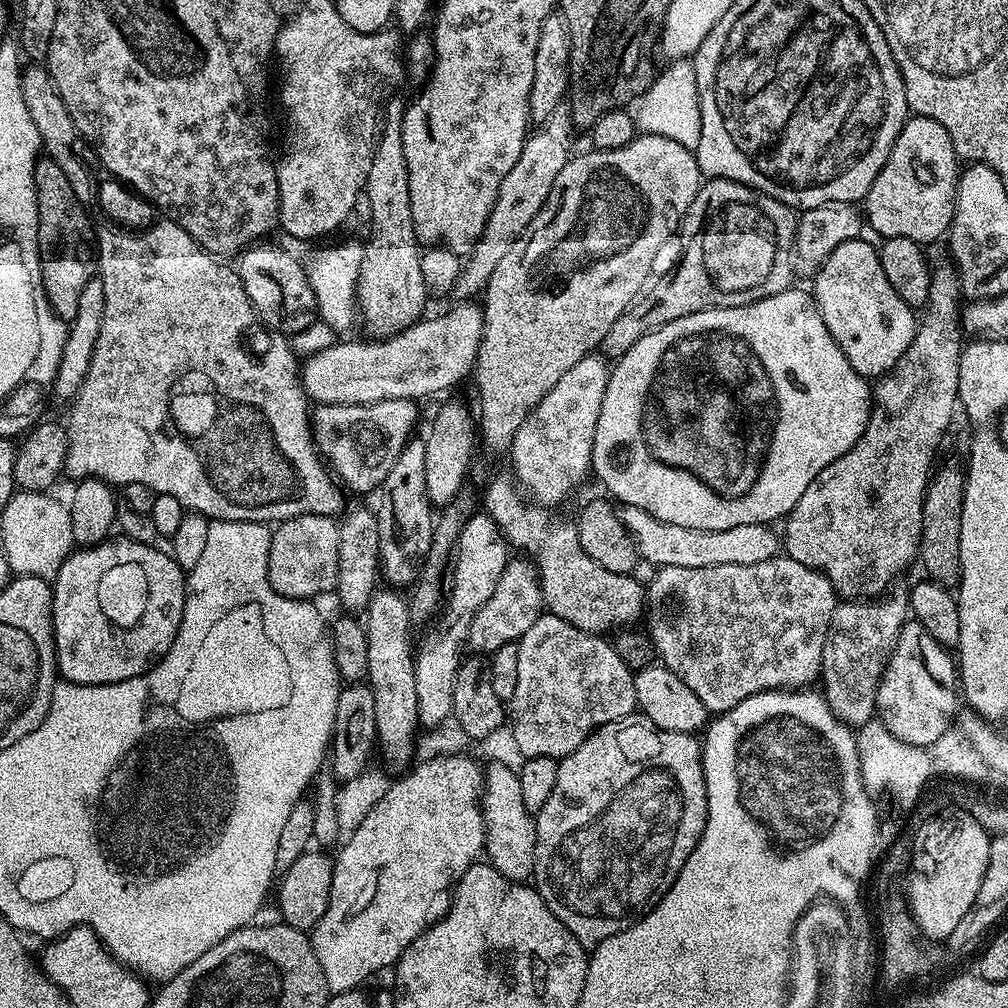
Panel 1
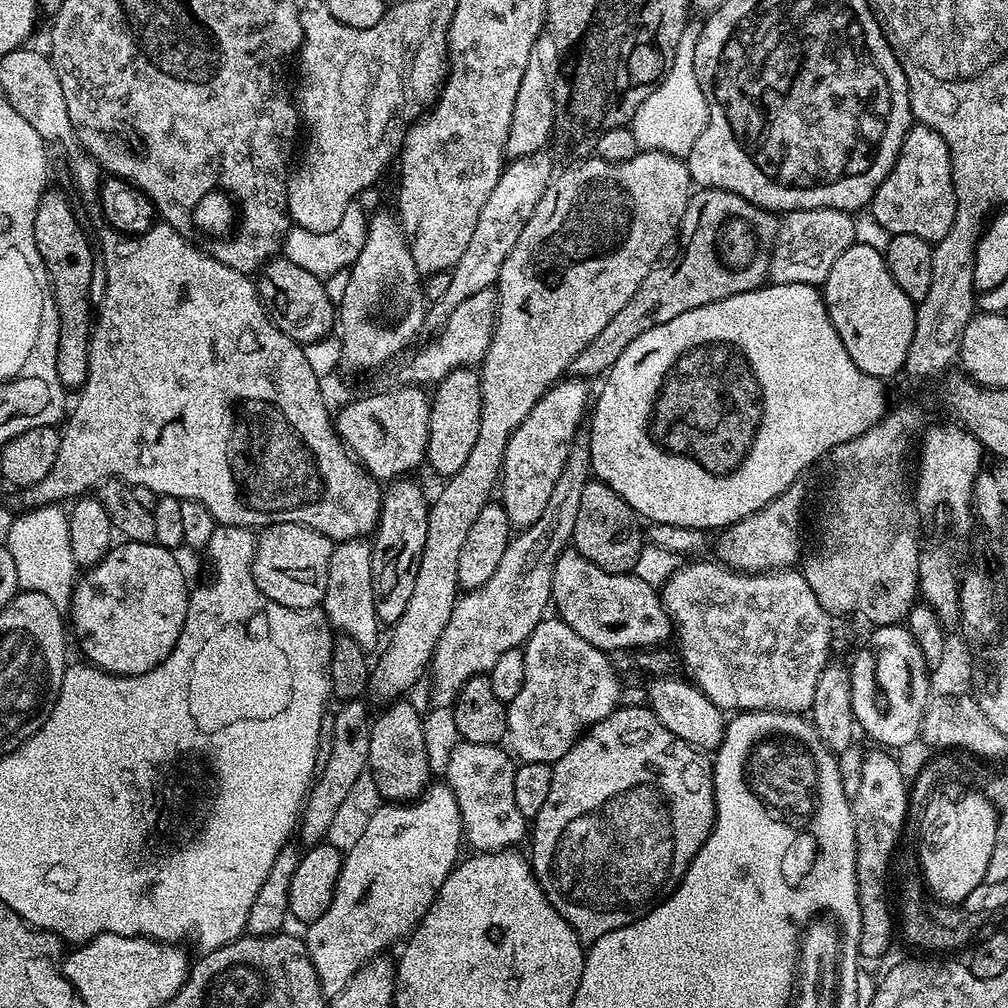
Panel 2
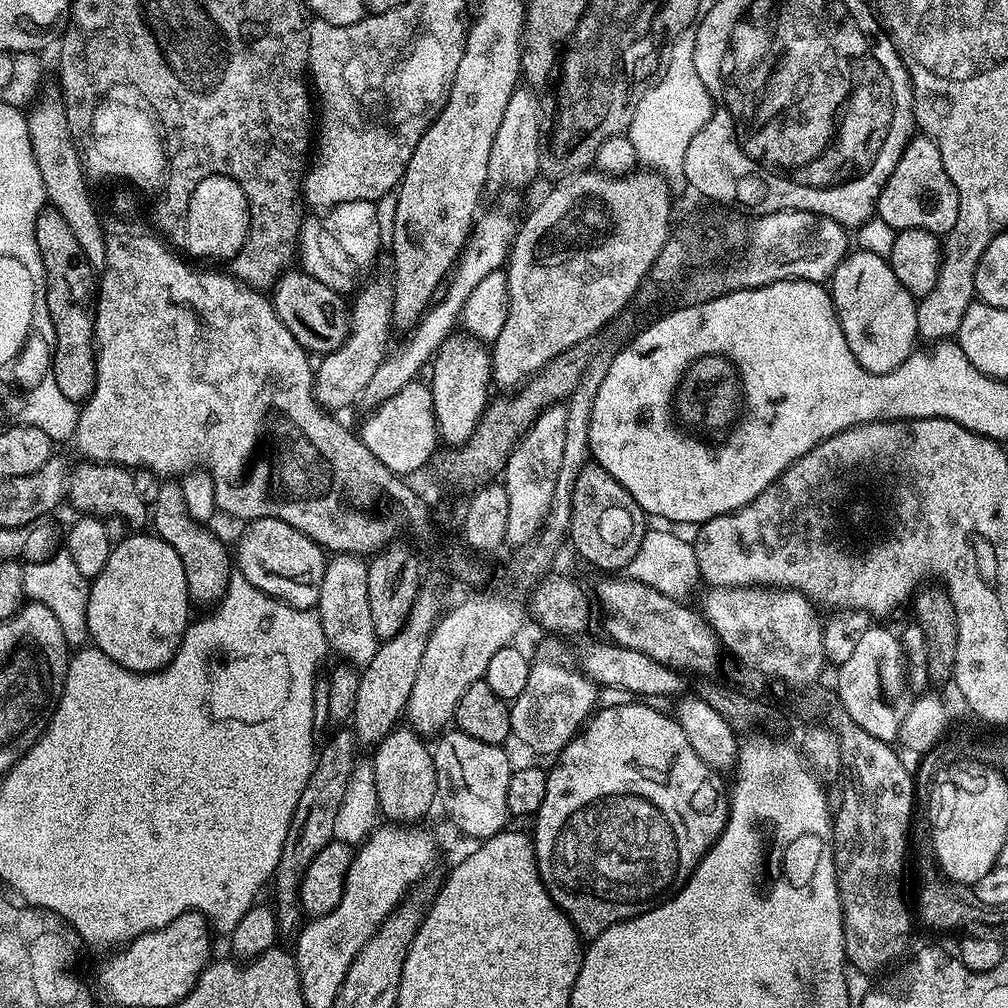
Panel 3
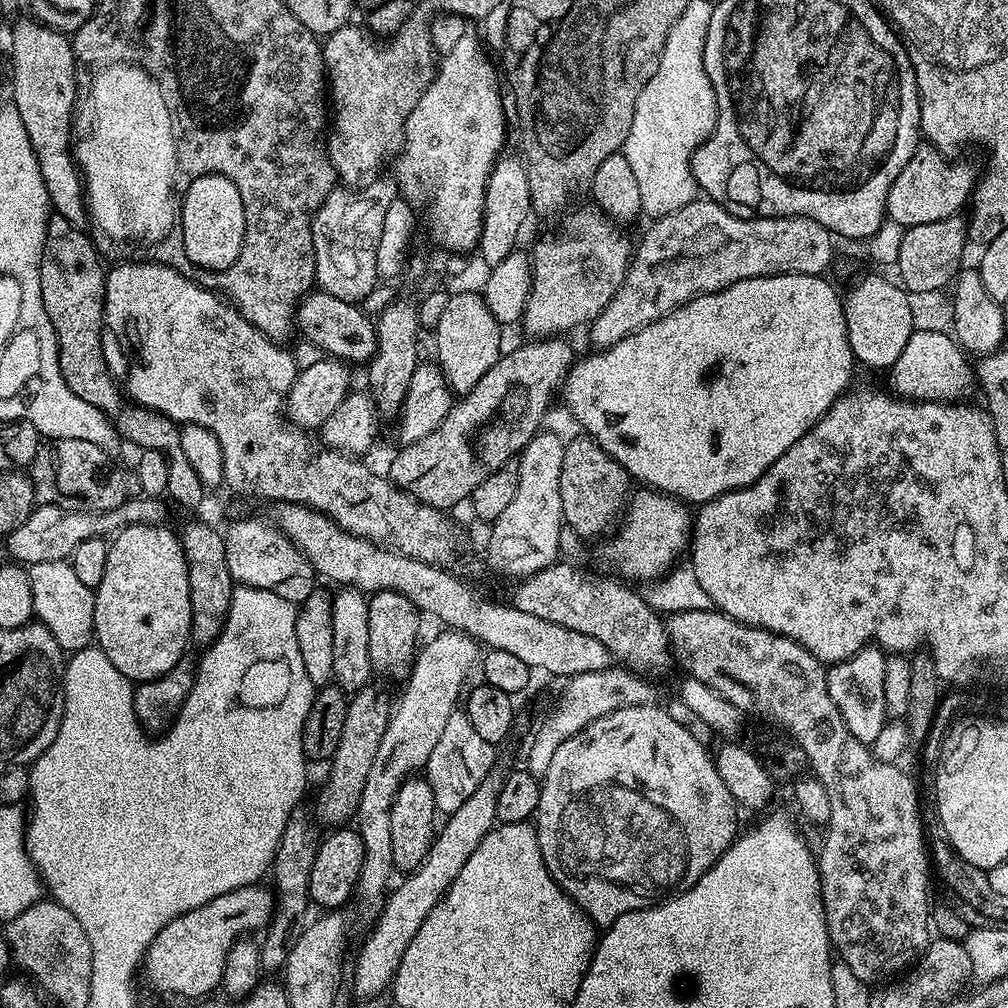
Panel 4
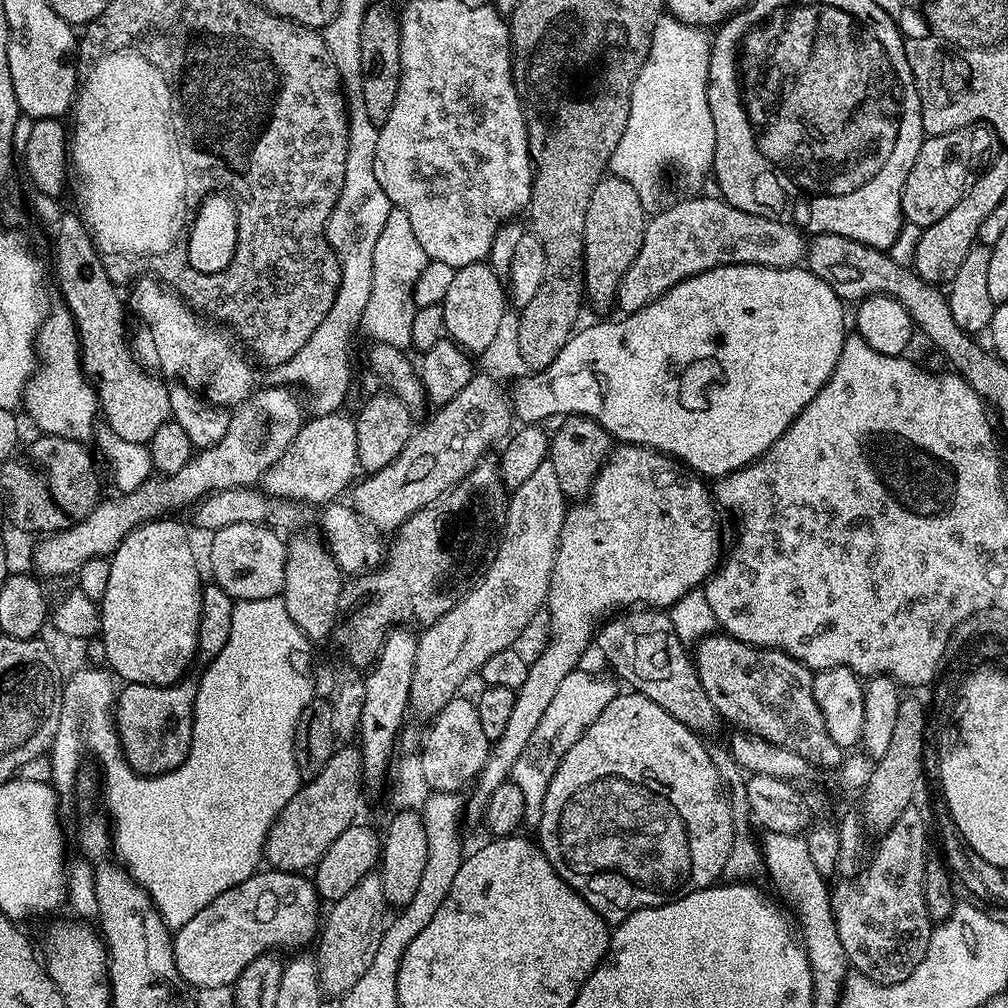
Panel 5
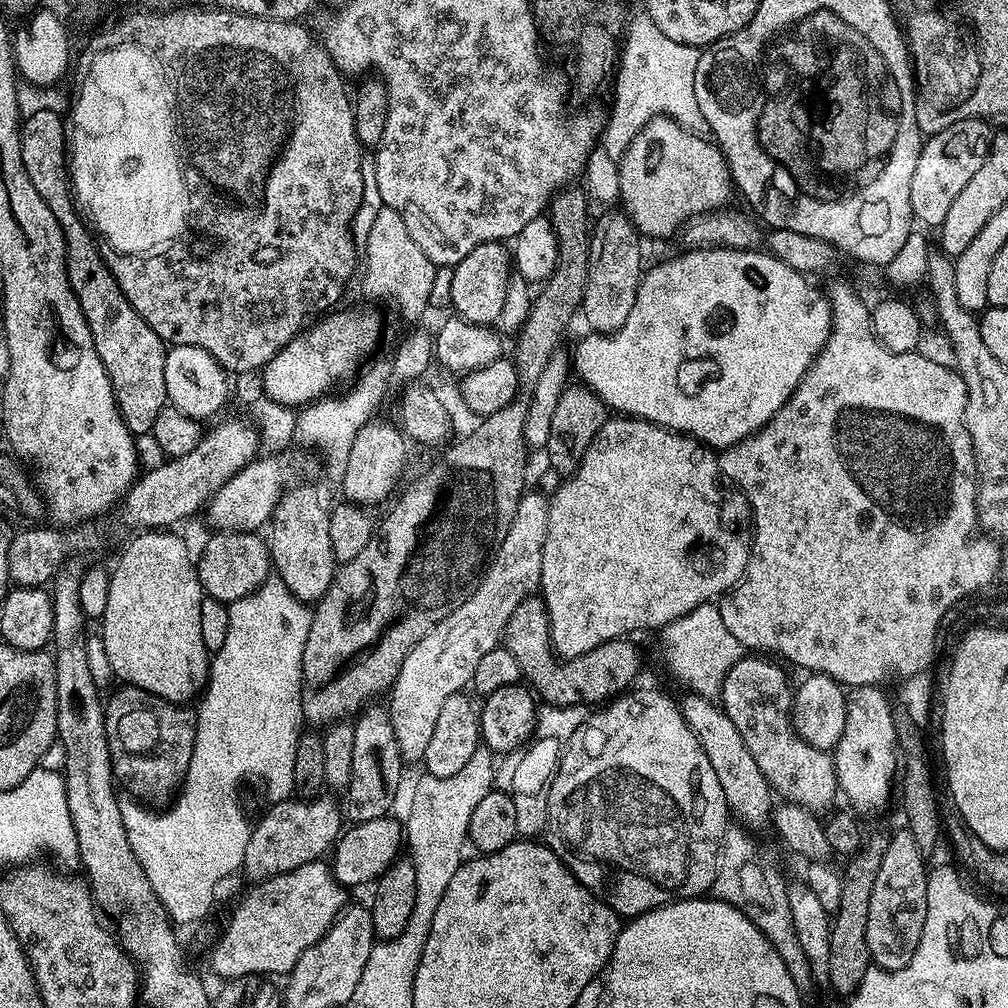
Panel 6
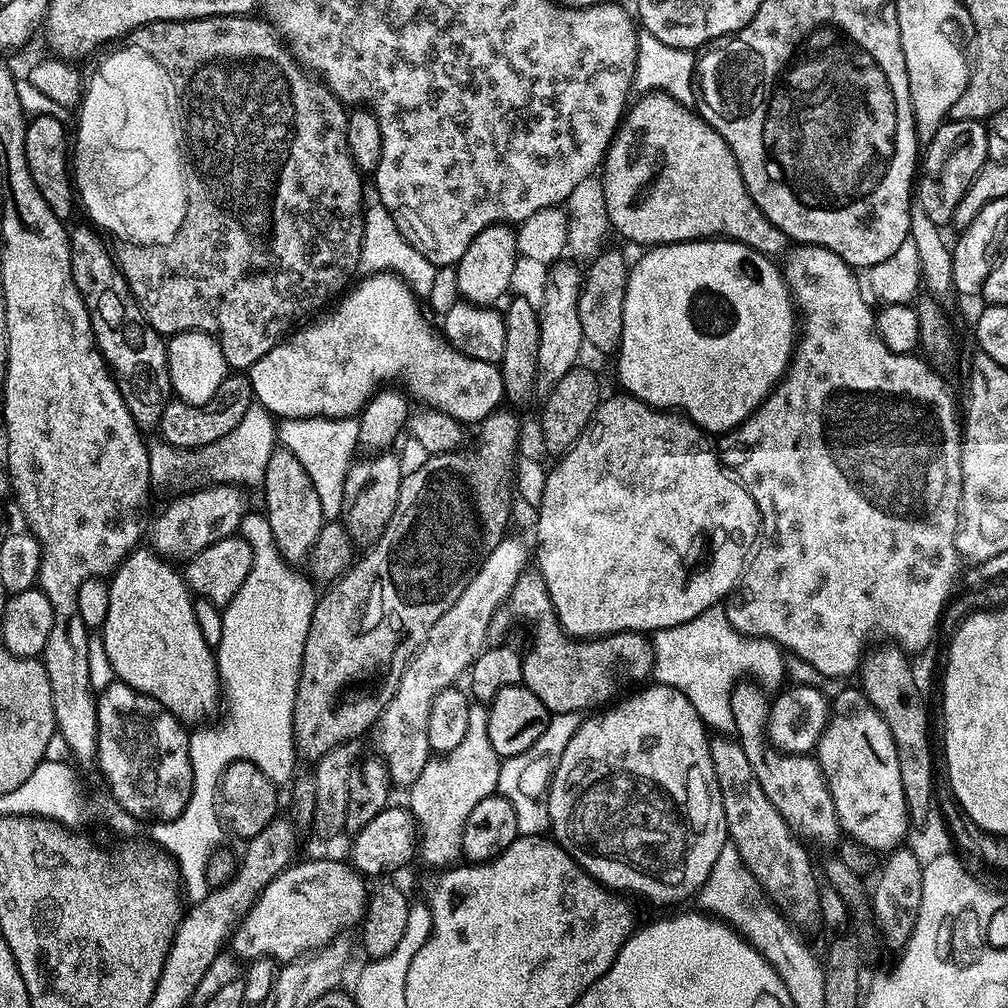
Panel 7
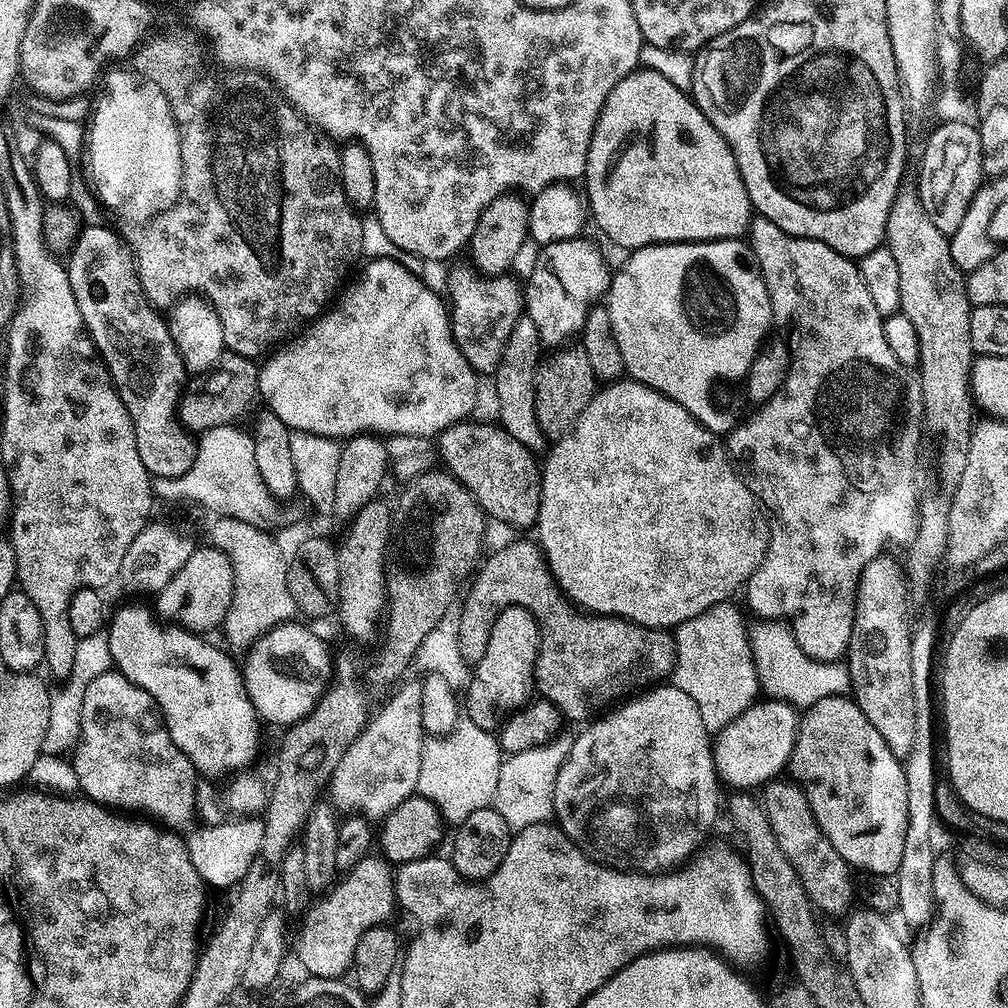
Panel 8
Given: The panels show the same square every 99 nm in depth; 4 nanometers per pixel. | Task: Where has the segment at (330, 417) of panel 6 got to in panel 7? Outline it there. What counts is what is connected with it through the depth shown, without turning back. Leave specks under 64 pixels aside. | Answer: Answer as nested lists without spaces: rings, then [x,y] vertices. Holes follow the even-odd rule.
[[[312,416],[308,420],[284,418],[279,421],[279,443],[288,448],[298,462],[302,462],[302,470],[306,470],[314,486],[314,494],[318,494],[325,521],[339,521],[346,507],[346,474],[354,463],[352,454],[358,450],[359,425],[359,419],[356,418],[333,420],[327,416]]]

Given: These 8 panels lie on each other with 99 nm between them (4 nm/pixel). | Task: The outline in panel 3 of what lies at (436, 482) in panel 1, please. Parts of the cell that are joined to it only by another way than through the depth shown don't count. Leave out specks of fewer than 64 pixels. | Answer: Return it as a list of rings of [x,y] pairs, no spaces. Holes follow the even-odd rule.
[[[456,334],[445,340],[430,364],[430,373],[432,372],[430,387],[434,398],[438,436],[448,446],[462,444],[476,429],[480,416],[490,403],[488,387],[494,384],[489,345],[480,339],[464,336]]]

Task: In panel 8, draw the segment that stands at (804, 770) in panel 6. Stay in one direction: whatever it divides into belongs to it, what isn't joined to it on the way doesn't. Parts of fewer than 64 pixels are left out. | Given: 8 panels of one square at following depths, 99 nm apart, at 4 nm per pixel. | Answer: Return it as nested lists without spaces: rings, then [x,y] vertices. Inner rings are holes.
[[[784,779],[769,781],[763,787],[762,803],[767,818],[777,836],[777,842],[796,866],[817,909],[823,913],[836,914],[846,909],[850,902],[850,866],[821,830],[802,786],[791,779]]]

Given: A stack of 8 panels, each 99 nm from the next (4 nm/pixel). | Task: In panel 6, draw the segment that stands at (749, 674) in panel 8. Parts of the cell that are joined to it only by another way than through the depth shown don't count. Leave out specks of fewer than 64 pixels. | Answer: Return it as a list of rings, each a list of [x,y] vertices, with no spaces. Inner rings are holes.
[[[708,601],[688,611],[682,618],[661,629],[664,658],[673,676],[684,682],[691,693],[711,700],[717,699],[722,681],[731,666],[744,656],[744,649],[722,621],[719,607]]]

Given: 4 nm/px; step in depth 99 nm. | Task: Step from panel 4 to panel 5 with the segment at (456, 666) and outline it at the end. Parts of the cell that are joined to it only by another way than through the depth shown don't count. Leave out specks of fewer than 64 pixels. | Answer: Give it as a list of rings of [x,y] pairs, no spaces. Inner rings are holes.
[[[369,874],[361,878],[358,886],[342,898],[338,898],[327,909],[318,932],[320,945],[316,948],[314,959],[320,973],[320,987],[329,997],[344,996],[366,974],[370,962],[374,962],[374,953],[386,927],[384,915],[390,912],[386,894],[382,890],[382,878],[379,874]]]

